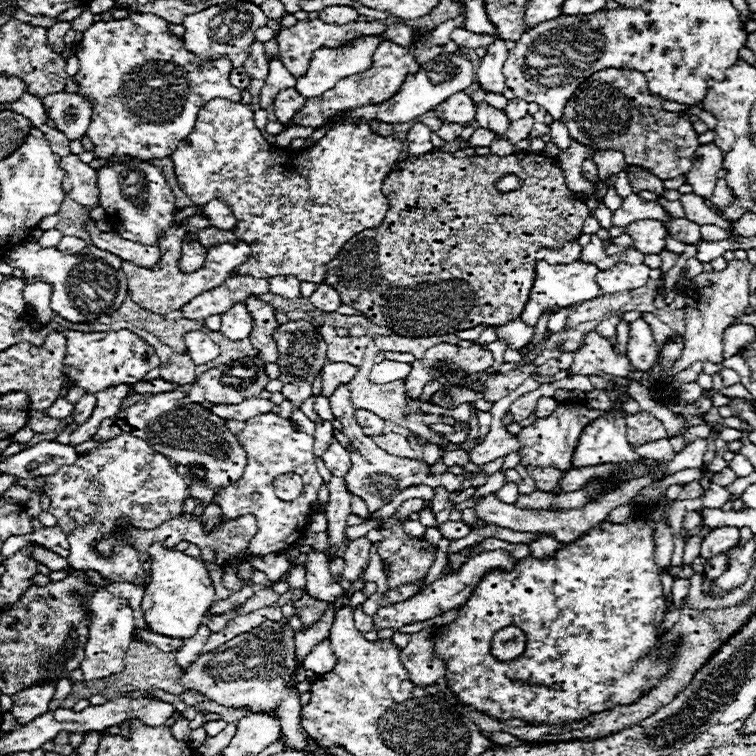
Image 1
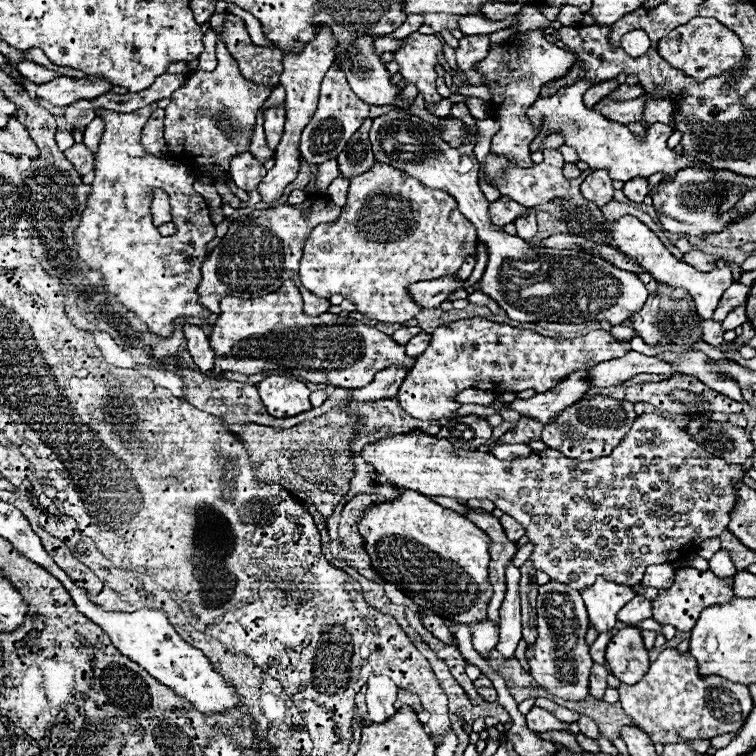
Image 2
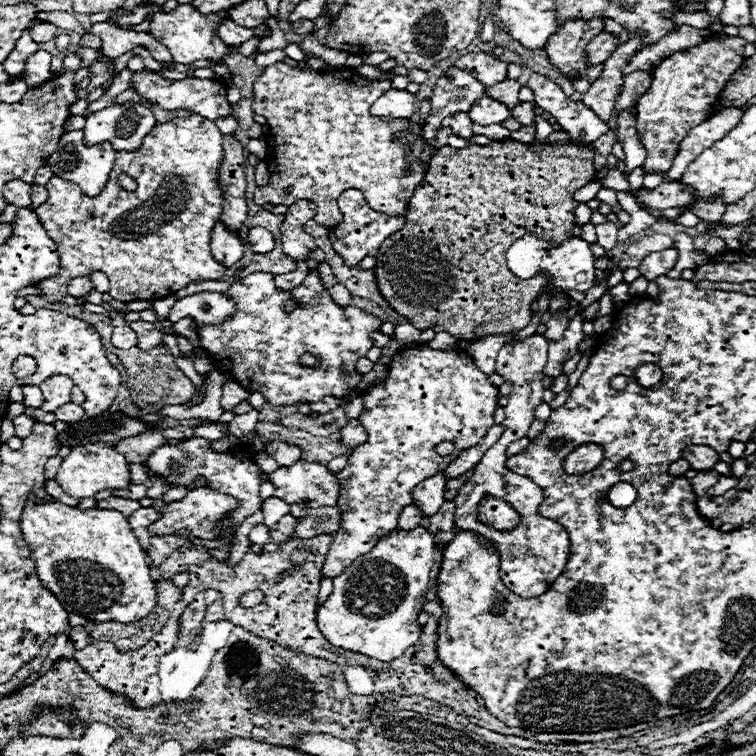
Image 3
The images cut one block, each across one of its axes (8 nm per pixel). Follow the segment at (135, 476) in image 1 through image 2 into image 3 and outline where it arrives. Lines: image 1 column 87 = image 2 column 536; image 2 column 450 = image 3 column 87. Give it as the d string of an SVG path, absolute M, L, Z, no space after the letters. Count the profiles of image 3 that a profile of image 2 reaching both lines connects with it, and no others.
M98 442L98 444L86 444L86 446L76 446L72 448L72 452L68 454L68 458L64 458L56 482L62 486L62 490L66 494L70 494L72 498L88 498L98 494L100 490L116 490L116 488L126 488L130 484L130 464L126 462L126 458L122 454L118 454L114 448Z

